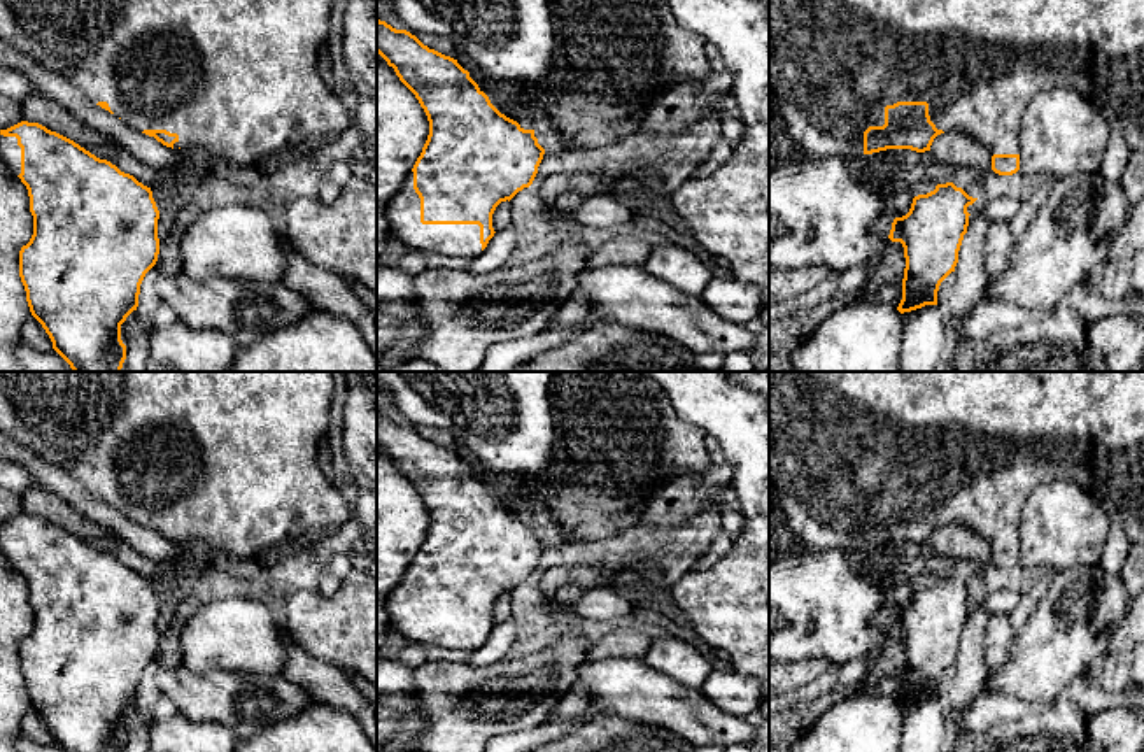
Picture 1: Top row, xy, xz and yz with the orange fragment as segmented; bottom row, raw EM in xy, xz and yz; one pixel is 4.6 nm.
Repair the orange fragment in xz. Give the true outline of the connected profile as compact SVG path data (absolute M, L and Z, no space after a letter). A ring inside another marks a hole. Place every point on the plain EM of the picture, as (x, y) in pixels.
M377 412L377 445L415 487L429 514L420 549L387 596L391 628L408 643L473 652L496 626L496 599L533 577L545 542L534 522L524 522L491 496L457 452L429 442L410 424Z

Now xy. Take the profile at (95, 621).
M39 515L0 522L0 550L28 582L33 628L19 643L19 670L32 708L63 752L126 752L121 717L137 703L140 677L159 647L159 603L151 580Z

